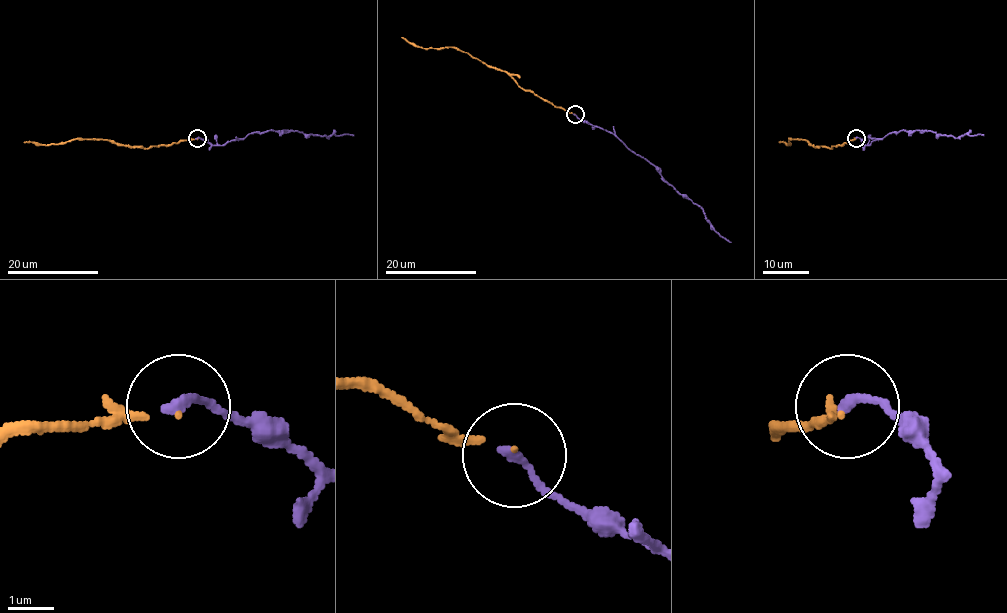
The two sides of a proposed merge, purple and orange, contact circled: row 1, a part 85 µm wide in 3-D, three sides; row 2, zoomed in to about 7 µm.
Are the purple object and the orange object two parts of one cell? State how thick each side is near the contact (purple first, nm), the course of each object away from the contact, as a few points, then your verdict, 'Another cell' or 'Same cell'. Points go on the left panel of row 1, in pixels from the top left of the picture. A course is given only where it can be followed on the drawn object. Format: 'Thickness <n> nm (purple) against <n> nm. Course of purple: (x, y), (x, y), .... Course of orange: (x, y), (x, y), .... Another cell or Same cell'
Thickness 220 nm (purple) against 60 nm. Course of purple: (197, 138), (224, 145), (271, 130), (327, 138), (354, 136). Course of orange: (197, 139), (146, 148), (89, 139), (38, 145), (24, 141). Same cell

